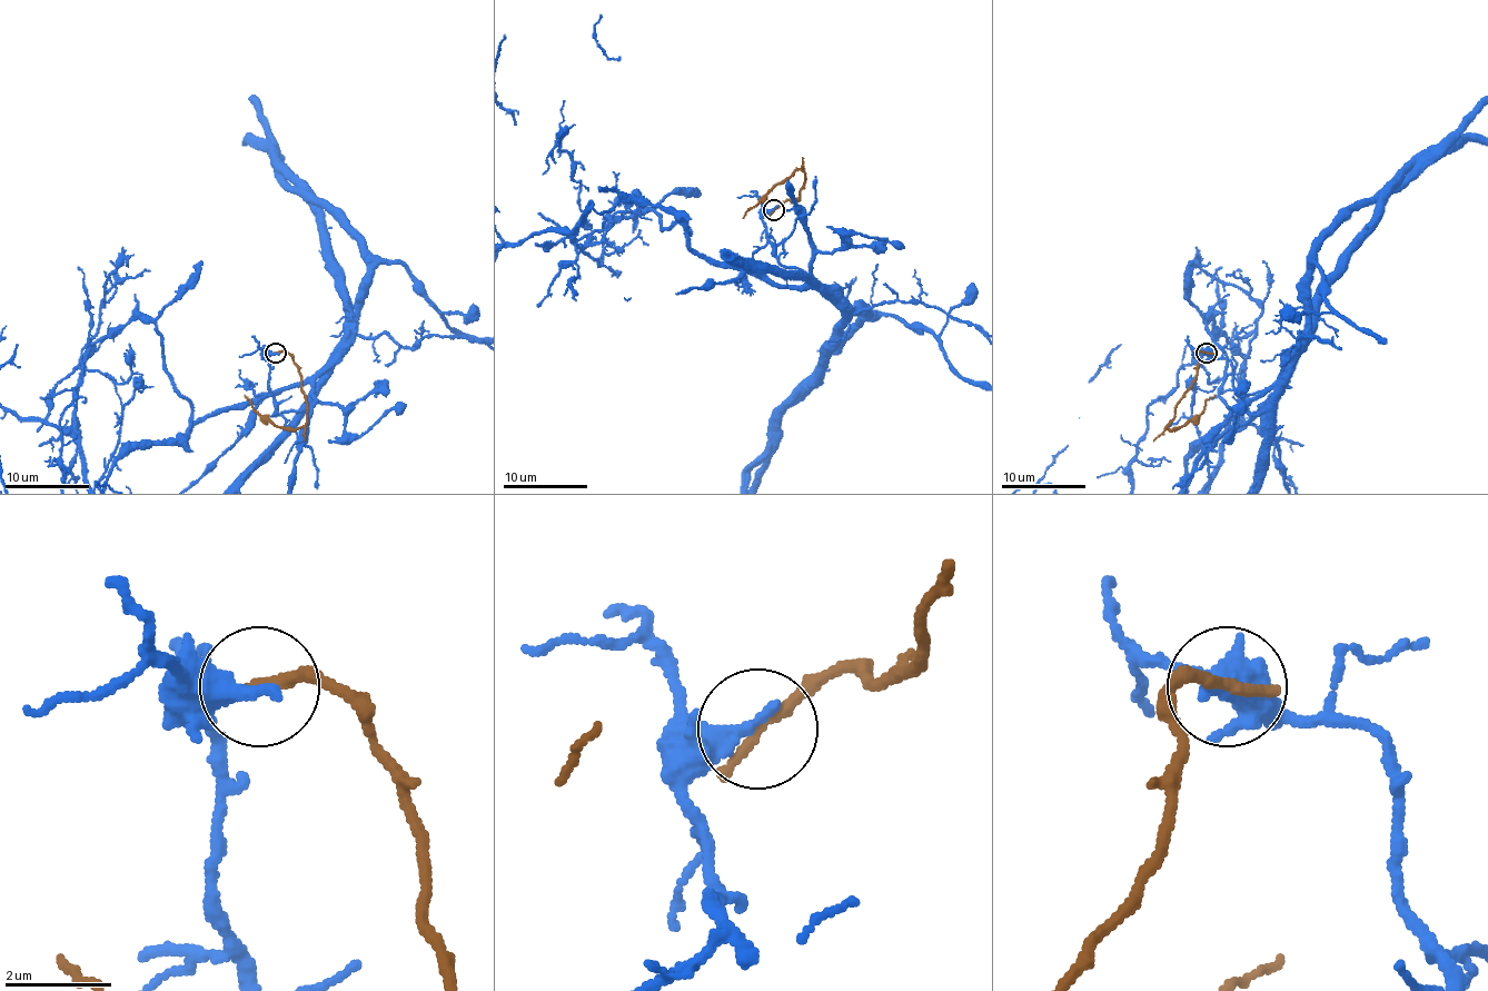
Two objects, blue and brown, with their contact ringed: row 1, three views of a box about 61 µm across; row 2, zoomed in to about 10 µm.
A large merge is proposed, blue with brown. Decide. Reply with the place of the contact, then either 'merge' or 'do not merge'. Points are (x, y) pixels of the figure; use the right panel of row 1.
place (1206, 353); do not merge

